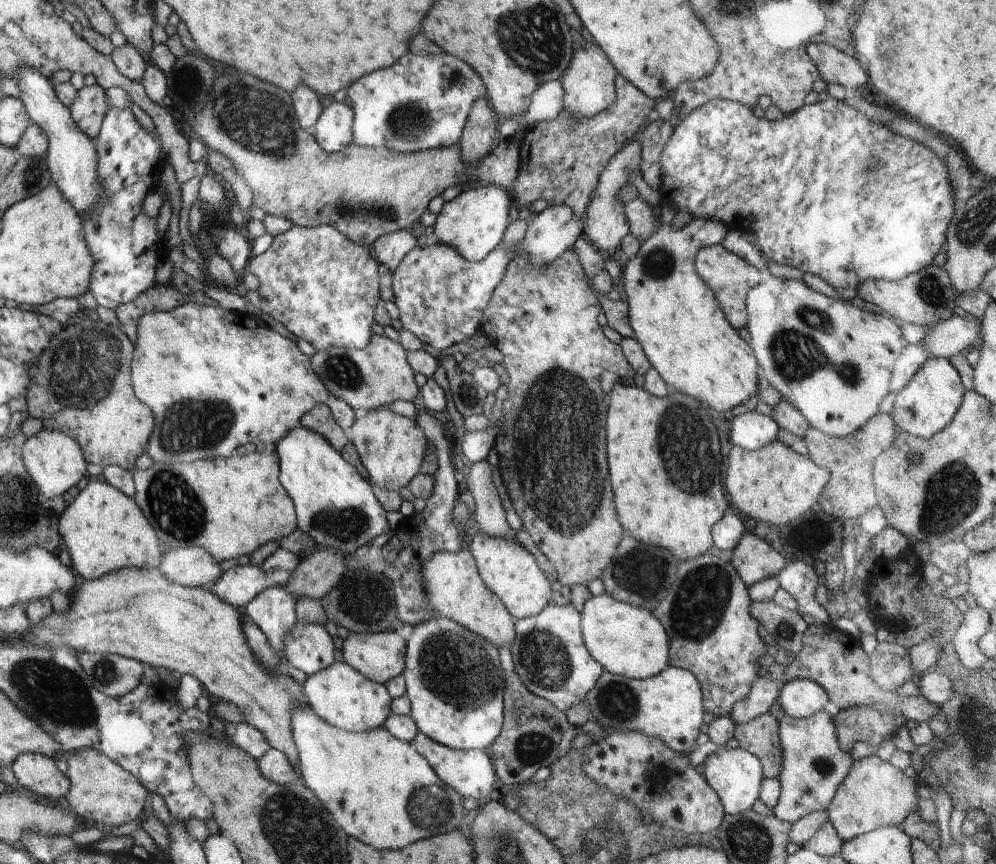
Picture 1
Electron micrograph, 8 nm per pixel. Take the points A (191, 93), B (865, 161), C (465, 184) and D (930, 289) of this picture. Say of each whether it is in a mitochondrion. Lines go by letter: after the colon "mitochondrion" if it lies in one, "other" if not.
A: mitochondrion
B: mitochondrion
C: other
D: mitochondrion

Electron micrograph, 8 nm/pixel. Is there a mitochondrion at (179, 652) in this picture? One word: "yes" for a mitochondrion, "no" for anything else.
no

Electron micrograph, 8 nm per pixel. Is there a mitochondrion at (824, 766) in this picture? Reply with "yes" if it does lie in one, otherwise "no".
yes

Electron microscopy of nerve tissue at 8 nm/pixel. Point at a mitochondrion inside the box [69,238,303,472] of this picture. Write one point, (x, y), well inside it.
(189, 425)

